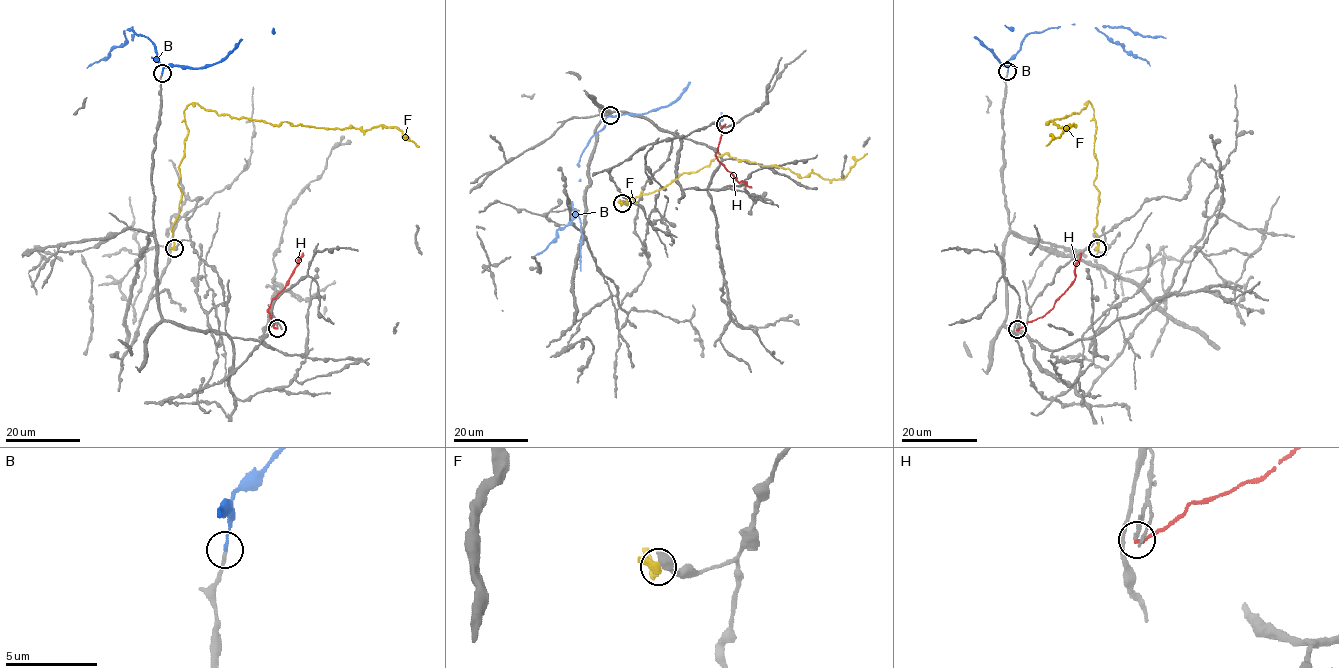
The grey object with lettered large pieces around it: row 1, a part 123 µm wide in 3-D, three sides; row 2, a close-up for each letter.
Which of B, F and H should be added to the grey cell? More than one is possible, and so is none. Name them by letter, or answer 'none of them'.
B

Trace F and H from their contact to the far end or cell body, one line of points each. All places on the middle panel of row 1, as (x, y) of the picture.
F: (622, 203), (725, 154), (801, 177), (842, 180), (866, 153)
H: (725, 124), (715, 156), (737, 181), (751, 187)

